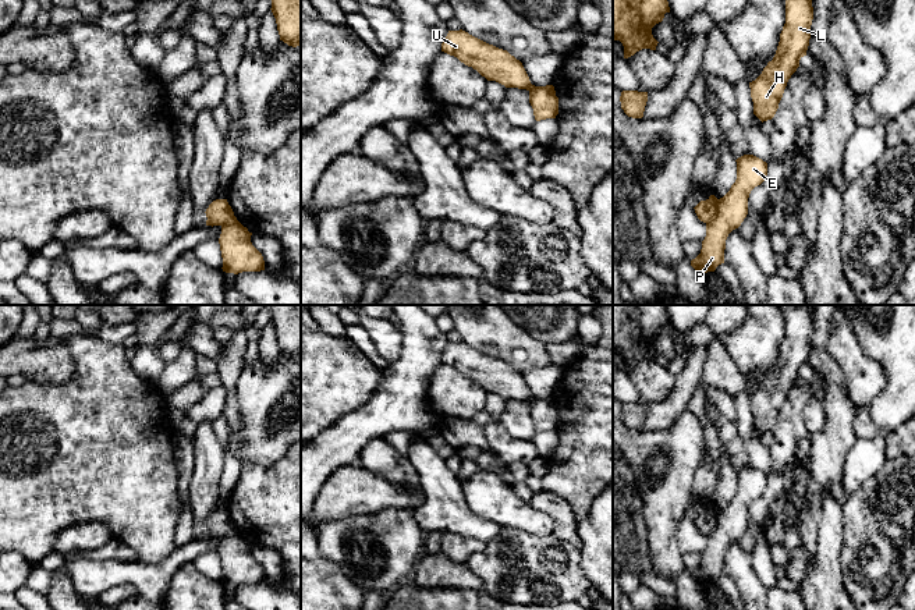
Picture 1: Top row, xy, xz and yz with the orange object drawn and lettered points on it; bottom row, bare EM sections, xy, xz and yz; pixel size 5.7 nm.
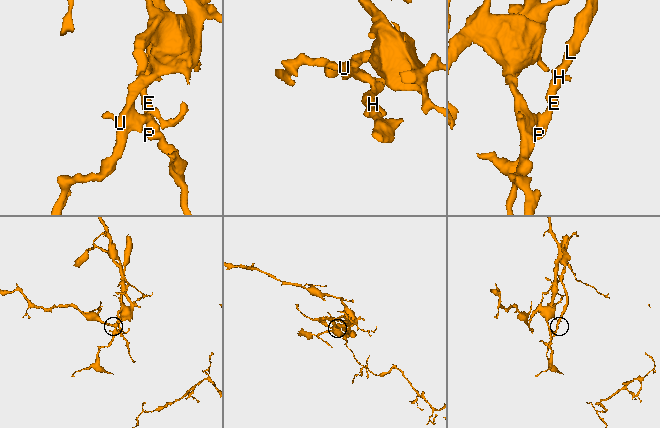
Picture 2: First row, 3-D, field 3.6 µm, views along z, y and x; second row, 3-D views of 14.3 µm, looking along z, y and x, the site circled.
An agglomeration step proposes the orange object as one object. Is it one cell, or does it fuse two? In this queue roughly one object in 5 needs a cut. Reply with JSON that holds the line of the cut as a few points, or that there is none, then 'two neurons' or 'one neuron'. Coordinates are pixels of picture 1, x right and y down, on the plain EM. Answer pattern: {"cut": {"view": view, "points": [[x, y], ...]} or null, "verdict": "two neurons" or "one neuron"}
{"cut": {"view": "yz", "points": [[719, 511], [716, 525], [706, 535]]}, "verdict": "two neurons"}

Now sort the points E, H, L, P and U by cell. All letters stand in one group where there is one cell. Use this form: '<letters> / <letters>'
E H L P / U

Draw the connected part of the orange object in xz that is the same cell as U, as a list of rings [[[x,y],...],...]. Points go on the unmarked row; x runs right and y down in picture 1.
[[[448,343],[441,355],[441,363],[457,369],[476,382],[487,393],[496,393],[506,400],[533,402],[529,389],[519,372],[507,362],[489,357],[468,344]]]

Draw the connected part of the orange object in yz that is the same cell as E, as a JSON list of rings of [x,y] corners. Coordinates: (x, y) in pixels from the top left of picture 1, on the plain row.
[[[744,467],[735,474],[737,492],[730,503],[717,513],[717,524],[706,535],[701,565],[691,572],[691,578],[701,586],[714,584],[719,577],[724,575],[726,552],[746,529],[751,503],[767,487],[767,475],[753,467]]]

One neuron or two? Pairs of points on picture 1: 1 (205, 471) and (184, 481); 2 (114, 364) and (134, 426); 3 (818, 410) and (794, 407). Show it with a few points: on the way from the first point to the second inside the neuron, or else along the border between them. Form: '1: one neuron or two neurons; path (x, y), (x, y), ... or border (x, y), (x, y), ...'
1: two neurons; border (191, 444), (194, 474), (190, 483), (190, 503)
2: one neuron; path (114, 379), (114, 407), (119, 411)
3: two neurons; border (814, 396), (804, 408), (807, 432)

